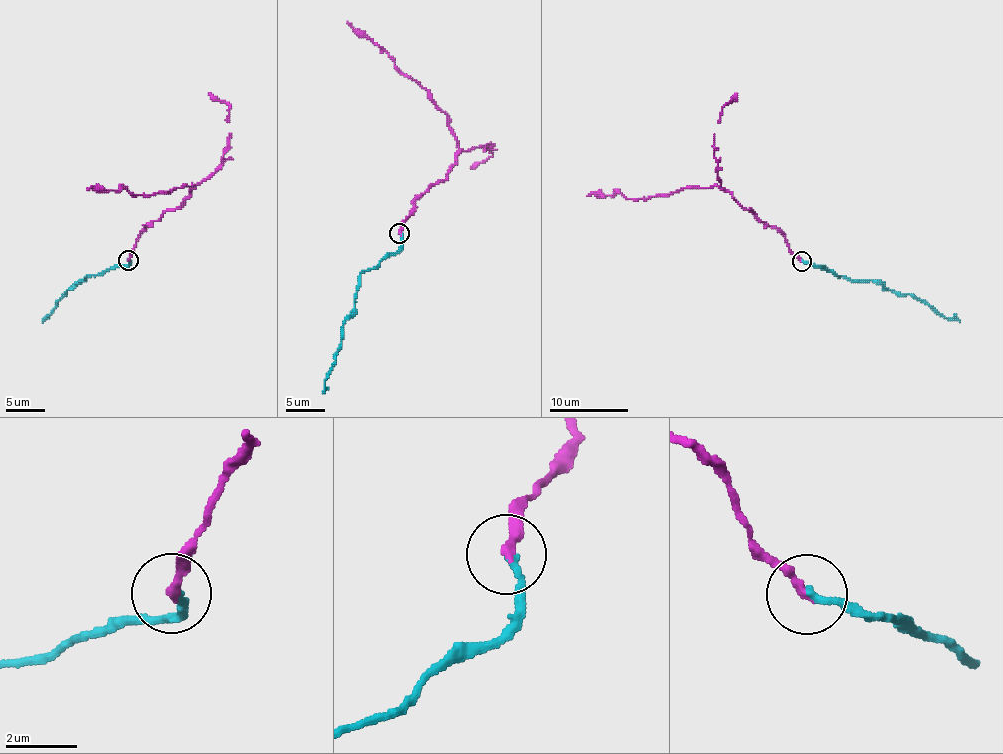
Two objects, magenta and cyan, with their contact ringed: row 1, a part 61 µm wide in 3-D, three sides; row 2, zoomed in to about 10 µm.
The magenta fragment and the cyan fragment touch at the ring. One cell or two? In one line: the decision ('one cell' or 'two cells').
one cell

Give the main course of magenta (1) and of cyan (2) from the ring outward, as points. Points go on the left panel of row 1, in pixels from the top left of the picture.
1: (127, 261), (140, 231), (167, 211), (179, 208), (193, 186), (143, 195), (130, 194), (125, 188), (87, 190)
2: (127, 261), (129, 265), (115, 265), (98, 275), (86, 275), (79, 280), (42, 322)

